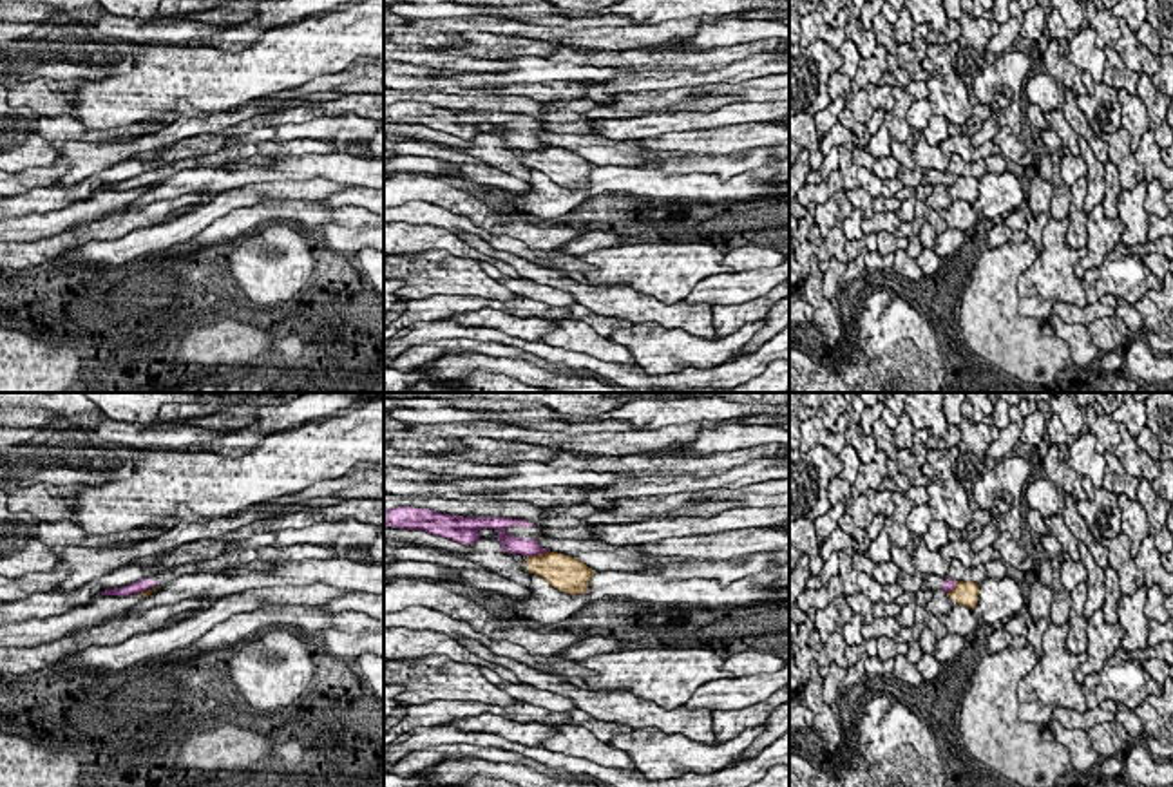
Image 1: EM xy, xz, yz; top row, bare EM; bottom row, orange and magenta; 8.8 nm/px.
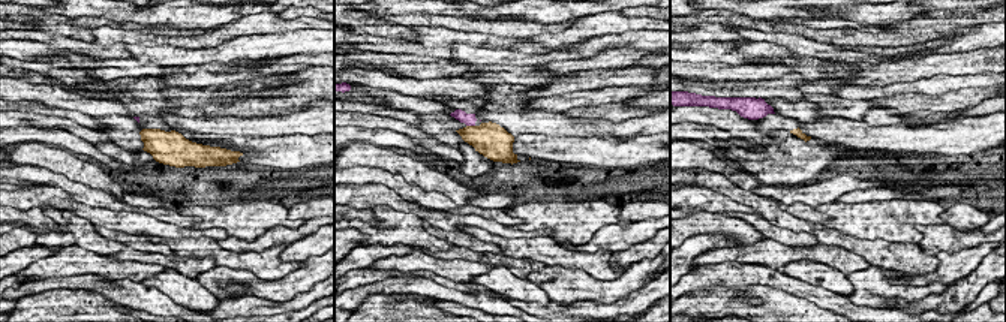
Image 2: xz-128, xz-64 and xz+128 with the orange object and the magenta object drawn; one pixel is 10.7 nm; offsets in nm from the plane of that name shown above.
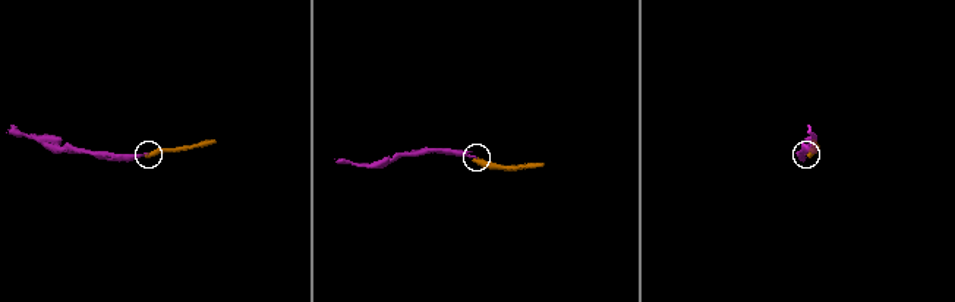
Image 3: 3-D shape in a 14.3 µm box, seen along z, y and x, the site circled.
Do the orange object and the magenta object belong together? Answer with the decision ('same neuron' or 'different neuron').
different neuron

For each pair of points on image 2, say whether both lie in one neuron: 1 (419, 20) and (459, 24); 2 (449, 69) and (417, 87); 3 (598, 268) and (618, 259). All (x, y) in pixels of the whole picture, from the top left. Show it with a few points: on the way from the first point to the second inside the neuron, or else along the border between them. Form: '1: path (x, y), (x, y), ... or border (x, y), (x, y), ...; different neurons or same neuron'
1: path (429, 20), (449, 23); same neuron
2: border (461, 75), (405, 78); different neurons
3: border (610, 252), (610, 265), (625, 268); different neurons

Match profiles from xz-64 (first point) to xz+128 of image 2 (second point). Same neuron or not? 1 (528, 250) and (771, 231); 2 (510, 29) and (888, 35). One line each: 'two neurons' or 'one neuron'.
1: two neurons
2: one neuron

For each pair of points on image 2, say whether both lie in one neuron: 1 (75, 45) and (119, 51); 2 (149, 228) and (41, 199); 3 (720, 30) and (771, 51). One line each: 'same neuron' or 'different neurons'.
1: same neuron
2: same neuron
3: different neurons

